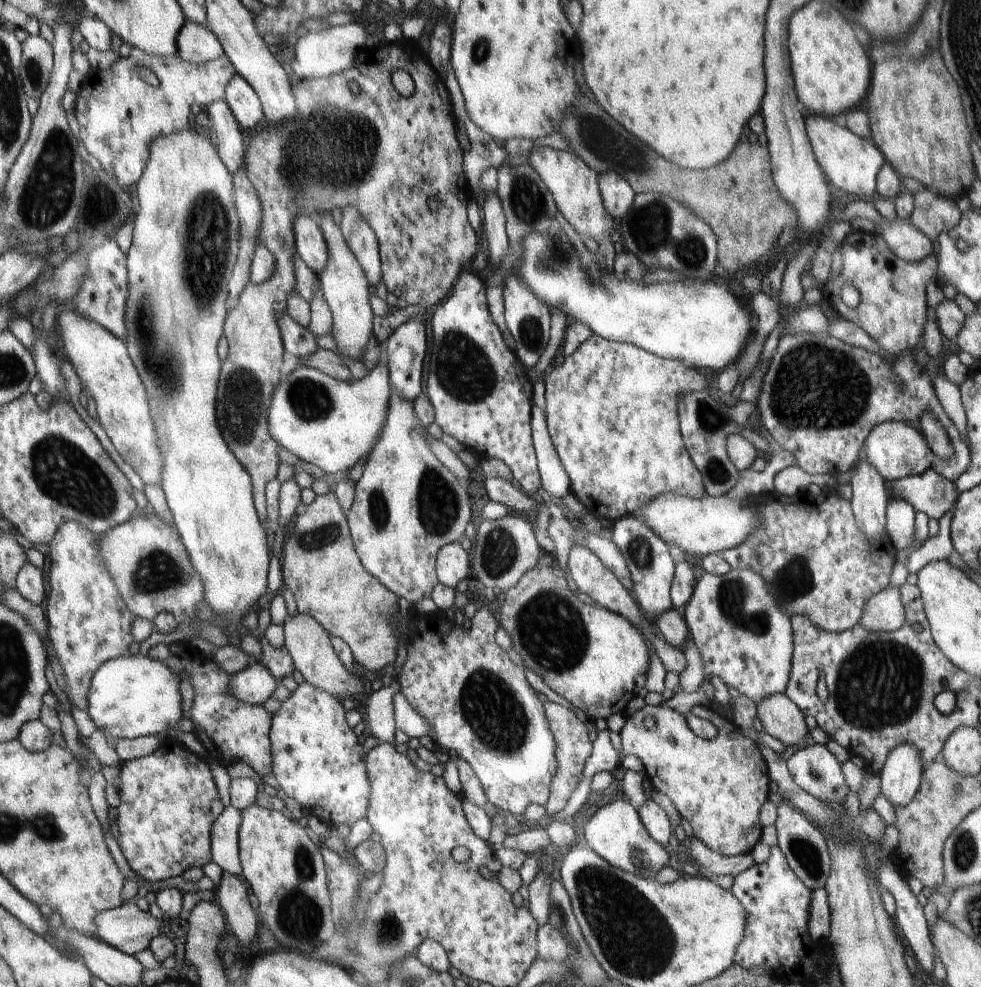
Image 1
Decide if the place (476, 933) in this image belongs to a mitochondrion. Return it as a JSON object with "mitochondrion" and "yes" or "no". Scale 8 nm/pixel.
{"mitochondrion":"no"}

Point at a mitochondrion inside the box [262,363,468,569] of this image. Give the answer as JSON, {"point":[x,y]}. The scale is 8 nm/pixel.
{"point":[438,506]}

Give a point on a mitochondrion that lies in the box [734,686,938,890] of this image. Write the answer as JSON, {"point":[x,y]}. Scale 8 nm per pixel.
{"point":[807,854]}

